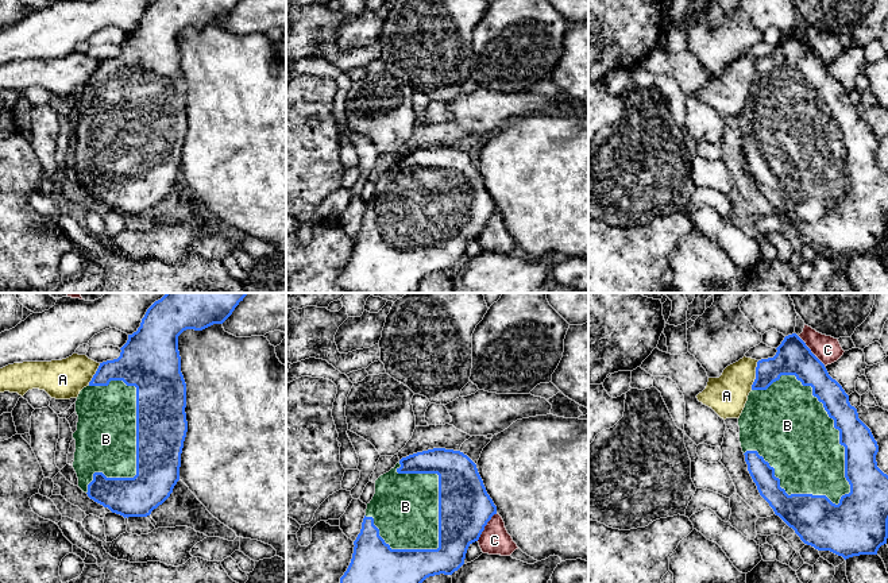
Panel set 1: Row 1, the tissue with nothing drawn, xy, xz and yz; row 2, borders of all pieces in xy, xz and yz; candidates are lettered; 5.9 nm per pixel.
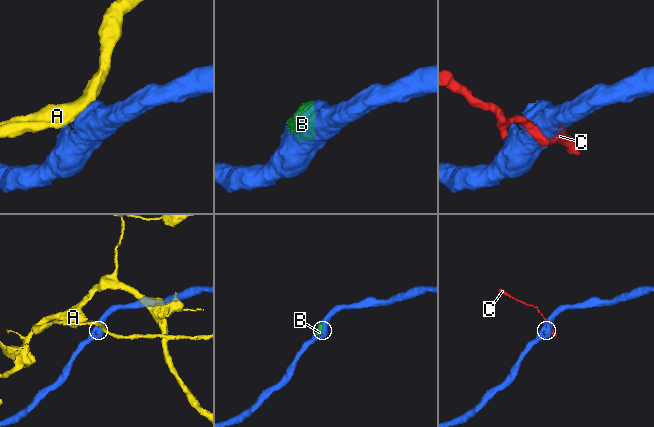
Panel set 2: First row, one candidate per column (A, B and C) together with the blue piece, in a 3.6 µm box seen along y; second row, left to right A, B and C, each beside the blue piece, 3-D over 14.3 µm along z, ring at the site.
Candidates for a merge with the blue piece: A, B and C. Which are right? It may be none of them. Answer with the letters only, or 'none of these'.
B

